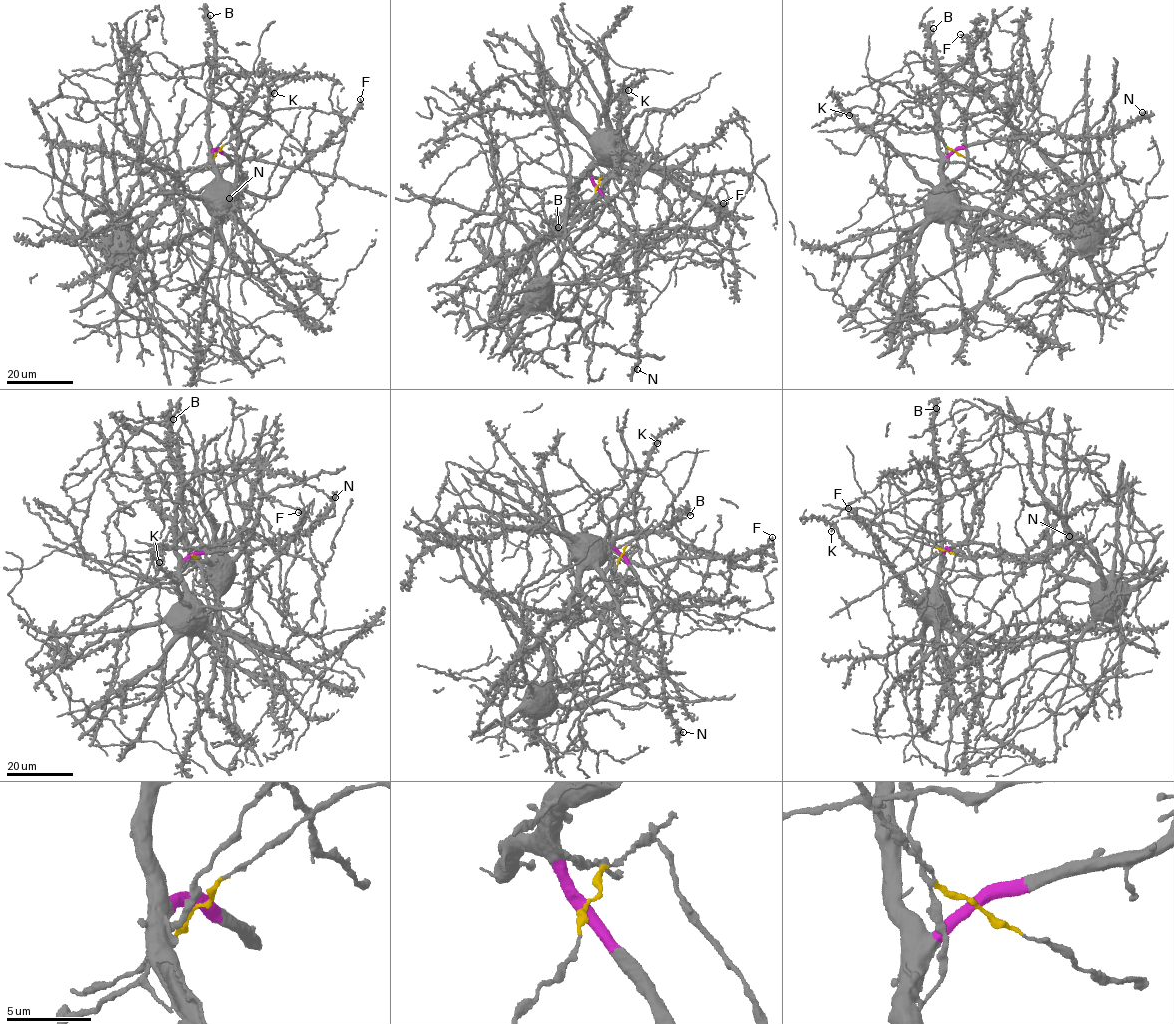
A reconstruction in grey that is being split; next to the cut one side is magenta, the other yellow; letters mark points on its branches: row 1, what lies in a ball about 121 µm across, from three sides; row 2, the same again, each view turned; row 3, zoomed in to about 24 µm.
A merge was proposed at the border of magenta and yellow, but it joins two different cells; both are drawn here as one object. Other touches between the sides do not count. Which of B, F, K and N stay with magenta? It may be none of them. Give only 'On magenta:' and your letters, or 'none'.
On magenta: B, F, K, N

